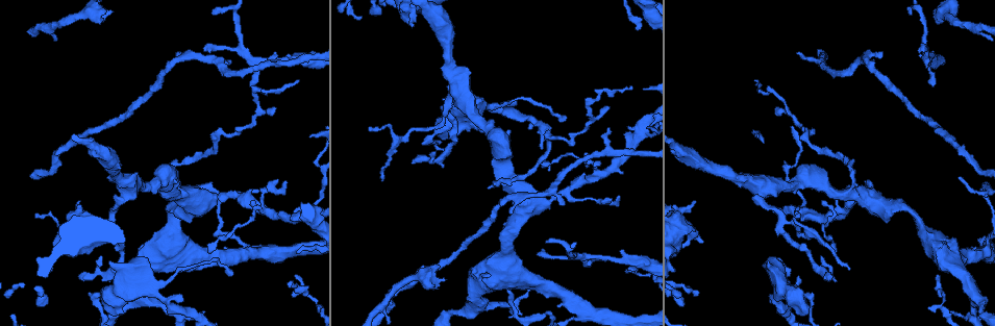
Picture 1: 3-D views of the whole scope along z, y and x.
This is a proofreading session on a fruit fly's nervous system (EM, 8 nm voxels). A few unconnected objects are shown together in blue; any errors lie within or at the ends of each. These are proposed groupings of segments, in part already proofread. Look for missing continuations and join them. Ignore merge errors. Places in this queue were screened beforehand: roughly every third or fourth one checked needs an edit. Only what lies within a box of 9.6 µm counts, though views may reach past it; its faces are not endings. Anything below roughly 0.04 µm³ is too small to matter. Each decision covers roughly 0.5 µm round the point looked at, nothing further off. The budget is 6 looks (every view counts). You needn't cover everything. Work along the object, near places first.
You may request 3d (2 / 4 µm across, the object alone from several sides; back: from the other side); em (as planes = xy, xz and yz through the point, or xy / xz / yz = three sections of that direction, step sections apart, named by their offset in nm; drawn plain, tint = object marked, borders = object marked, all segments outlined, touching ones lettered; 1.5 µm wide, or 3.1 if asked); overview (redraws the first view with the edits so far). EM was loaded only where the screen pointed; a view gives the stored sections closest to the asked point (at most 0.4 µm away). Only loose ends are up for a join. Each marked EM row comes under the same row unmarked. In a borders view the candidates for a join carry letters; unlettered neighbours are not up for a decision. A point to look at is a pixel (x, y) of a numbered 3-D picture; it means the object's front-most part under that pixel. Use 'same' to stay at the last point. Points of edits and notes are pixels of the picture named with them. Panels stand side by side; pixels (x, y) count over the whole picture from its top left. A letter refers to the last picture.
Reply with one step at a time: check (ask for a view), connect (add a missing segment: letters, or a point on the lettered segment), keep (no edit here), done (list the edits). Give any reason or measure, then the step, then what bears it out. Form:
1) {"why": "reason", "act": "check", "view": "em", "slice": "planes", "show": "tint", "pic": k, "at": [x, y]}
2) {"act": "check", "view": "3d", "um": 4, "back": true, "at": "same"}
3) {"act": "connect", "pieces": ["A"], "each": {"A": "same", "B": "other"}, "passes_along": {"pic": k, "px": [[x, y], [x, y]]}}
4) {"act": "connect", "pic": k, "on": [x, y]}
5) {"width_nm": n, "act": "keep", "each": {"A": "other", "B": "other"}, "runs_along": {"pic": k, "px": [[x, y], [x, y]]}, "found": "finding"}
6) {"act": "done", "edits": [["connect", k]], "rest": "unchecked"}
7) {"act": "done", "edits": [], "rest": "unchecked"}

{"why": "branch stops here", "act": "check", "view": "3d", "um": 2, "pic": 1, "at": [34, 217]}

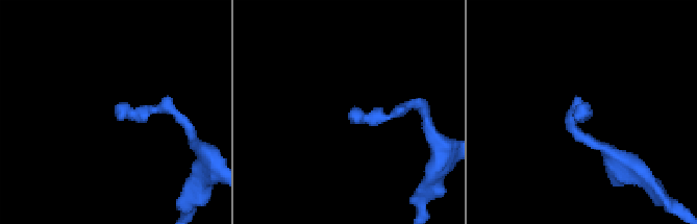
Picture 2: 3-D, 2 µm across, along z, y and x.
{"why": "now the EM", "act": "check", "view": "em", "slice": "planes", "show": "borders", "pic": 2, "at": [579, 119]}

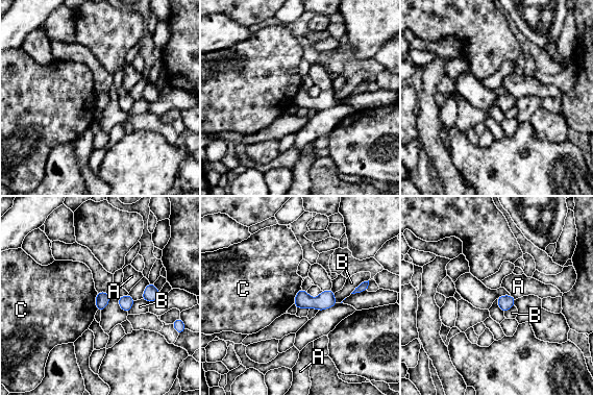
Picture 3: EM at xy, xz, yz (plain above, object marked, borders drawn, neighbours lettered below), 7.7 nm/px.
{"act": "keep", "each": {"A": "other", "B": "other", "C": "other"}, "border": {"pic": 3, "px": [[97, 292], [96, 310]]}, "found": "no lettered segment goes on from it"}

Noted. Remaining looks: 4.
{"why": "an open end", "act": "check", "view": "em", "slice": "yz", "step": 4, "show": "borders", "pic": 1, "at": [850, 268]}

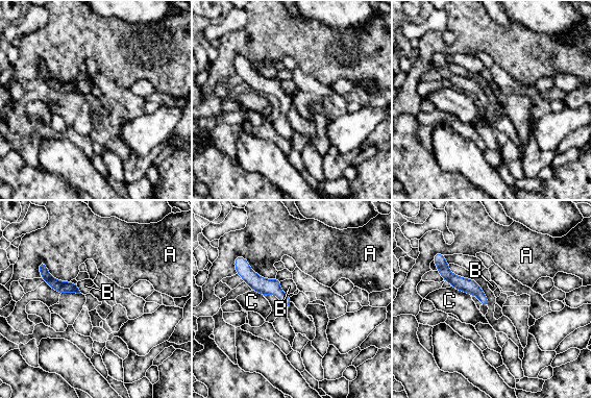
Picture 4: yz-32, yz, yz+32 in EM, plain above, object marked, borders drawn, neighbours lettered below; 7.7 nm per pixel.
{"longest_contact_nm": ["A", 360], "act": "keep", "each": {"A": "other", "B": "other", "C": "other"}, "found": "none of them fits"}

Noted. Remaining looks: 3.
{"why": "free end", "act": "check", "view": "em", "slice": "xy", "step": 4, "show": "tint", "pic": 1, "at": [204, 50]}

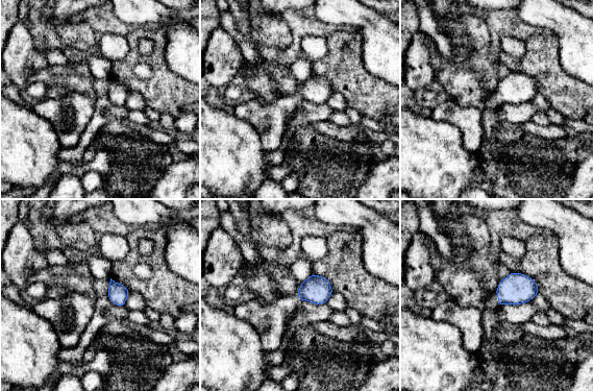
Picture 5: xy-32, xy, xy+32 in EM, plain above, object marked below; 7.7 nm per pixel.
{"act": "check", "view": "em", "slice": "planes", "show": "borders", "at": "same"}

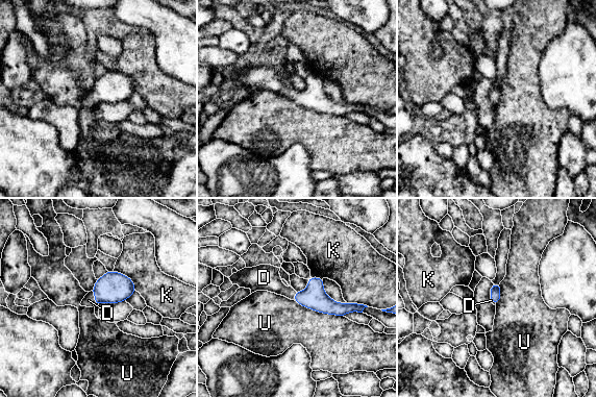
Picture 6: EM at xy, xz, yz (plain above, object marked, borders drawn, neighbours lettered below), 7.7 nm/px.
{"width_nm": 100, "act": "connect", "pieces": ["D"], "each": {"D": "same", "K": "other", "U": "other"}, "found": "it goes on there"}

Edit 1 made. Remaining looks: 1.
{"act": "done", "edits": [["connect", 6]], "rest": "unchecked"}

